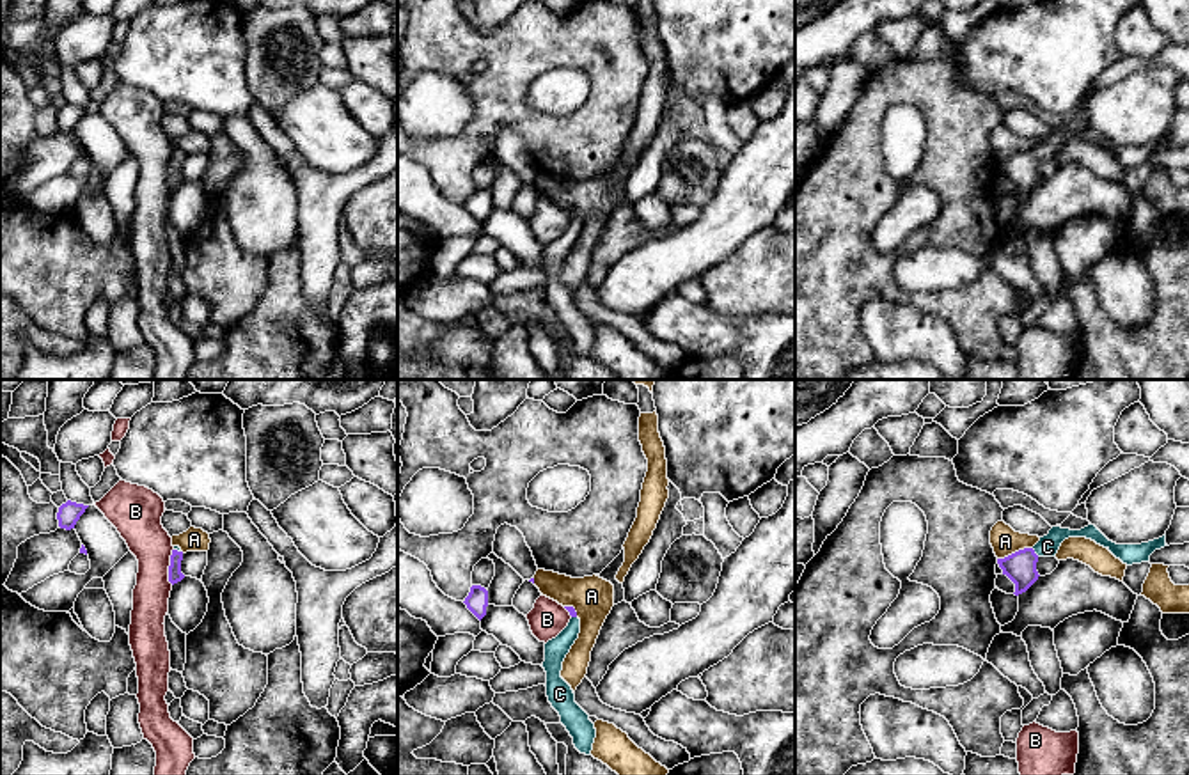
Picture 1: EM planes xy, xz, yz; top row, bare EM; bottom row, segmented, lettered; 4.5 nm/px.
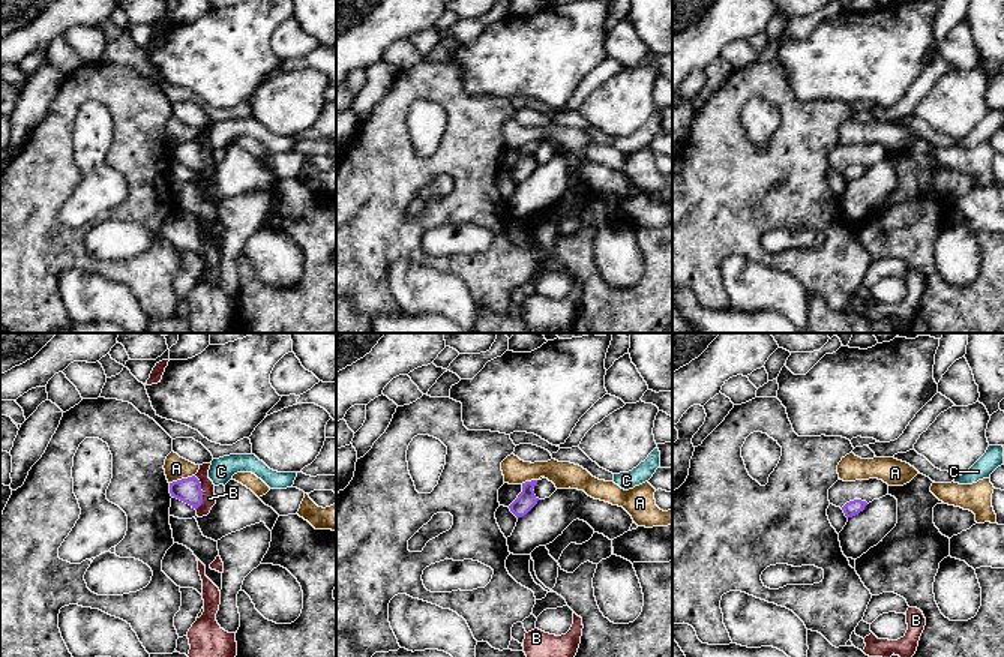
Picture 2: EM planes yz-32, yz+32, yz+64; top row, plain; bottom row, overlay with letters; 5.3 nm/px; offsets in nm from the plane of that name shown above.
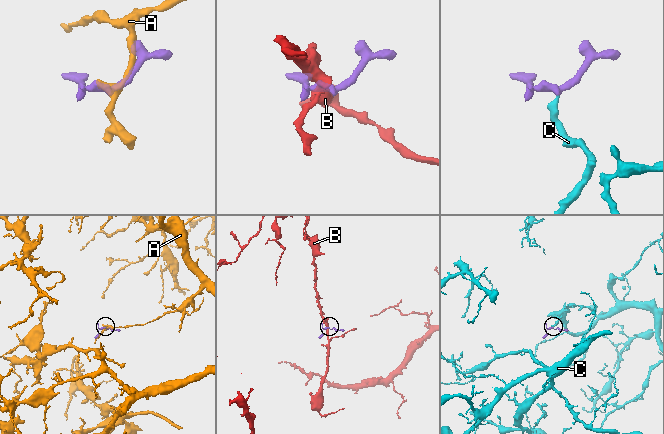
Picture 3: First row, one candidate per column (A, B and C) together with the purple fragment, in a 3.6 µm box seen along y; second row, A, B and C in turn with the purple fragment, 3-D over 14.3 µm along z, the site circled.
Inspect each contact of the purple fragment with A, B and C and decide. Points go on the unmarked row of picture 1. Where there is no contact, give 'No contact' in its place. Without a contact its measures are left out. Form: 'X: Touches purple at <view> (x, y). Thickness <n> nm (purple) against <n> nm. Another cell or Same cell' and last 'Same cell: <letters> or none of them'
A: Touches purple at yz (1015, 155). Thickness 140 nm (purple) against 130 nm. Another cell
B: Touches purple at xy (169, 169). Thickness 60 nm (purple) against 200 nm. Another cell
C: Touches purple at yz (1033, 155). Thickness 140 nm (purple) against 100 nm. Same cell
Same cell: C

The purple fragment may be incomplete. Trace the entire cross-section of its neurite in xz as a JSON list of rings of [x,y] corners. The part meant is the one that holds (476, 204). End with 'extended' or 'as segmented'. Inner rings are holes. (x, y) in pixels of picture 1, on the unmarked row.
[[[472,188],[463,206],[481,223],[486,218],[488,193],[481,188]]]; as segmented

